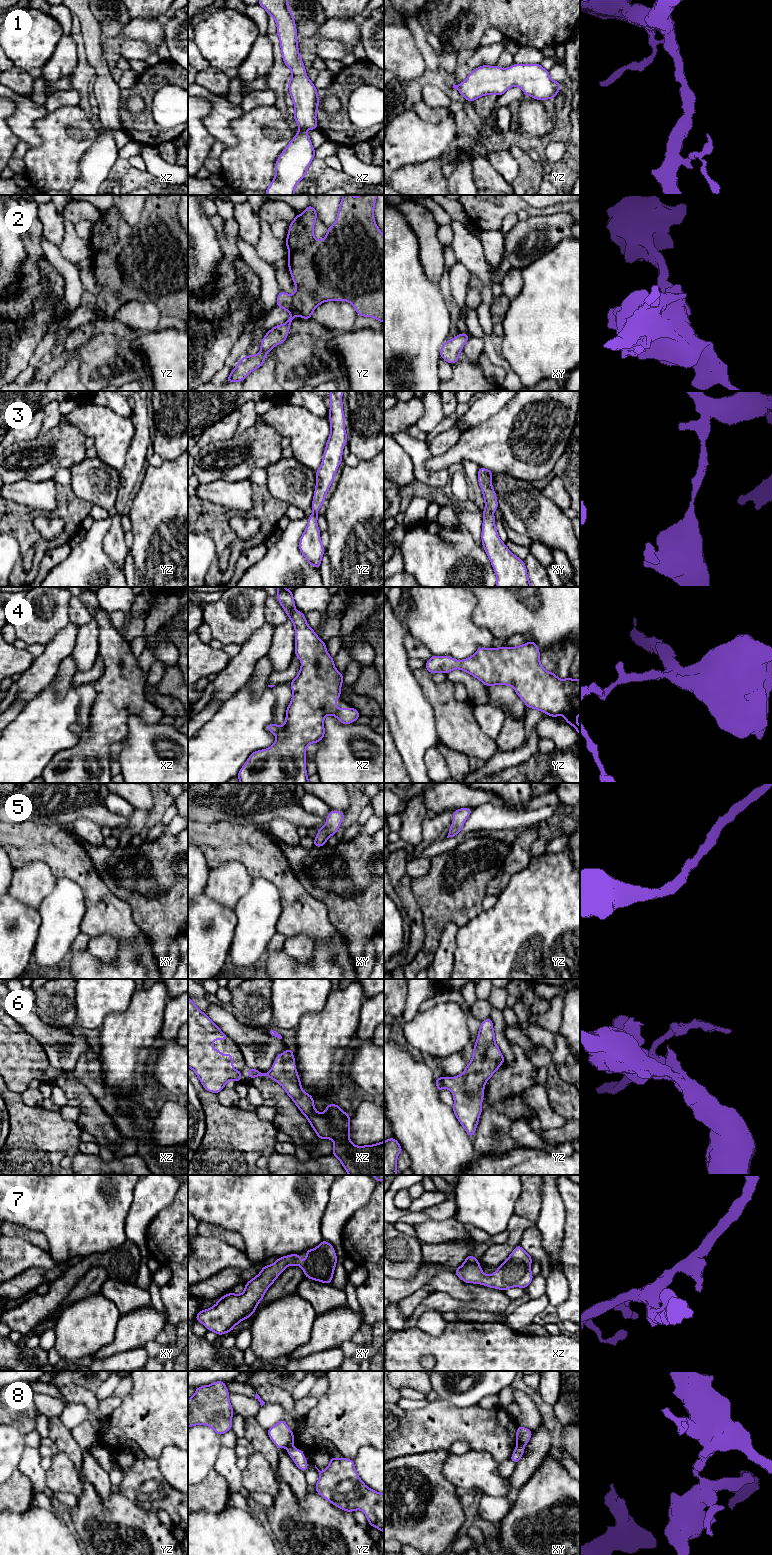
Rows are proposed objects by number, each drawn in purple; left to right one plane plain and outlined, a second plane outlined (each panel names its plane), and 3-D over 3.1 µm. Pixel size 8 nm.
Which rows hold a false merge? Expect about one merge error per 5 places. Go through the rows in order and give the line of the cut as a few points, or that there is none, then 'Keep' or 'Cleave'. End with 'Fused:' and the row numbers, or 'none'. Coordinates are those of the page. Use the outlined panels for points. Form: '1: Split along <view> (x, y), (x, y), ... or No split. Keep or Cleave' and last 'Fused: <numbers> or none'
1: No split. Keep
2: No split. Keep
3: No split. Keep
4: No split. Keep
5: No split. Keep
6: No split. Keep
7: No split. Keep
8: Split along xy (517, 1444), (523, 1446). Cleave
Fused: 8

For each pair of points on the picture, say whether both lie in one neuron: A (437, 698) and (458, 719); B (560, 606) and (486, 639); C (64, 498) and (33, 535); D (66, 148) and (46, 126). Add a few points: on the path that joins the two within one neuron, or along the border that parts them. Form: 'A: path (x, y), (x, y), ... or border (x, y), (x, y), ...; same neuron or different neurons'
A: path (442, 703), (453, 715); same neuron
B: border (474, 622), (477, 625), (484, 626), (495, 638); different neurons
C: path (56, 512), (35, 513), (29, 521); same neuron
D: path (63, 143), (51, 131); same neuron

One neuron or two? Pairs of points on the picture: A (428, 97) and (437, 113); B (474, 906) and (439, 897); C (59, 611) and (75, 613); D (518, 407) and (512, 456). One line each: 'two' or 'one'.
A: two
B: one
C: two
D: one

